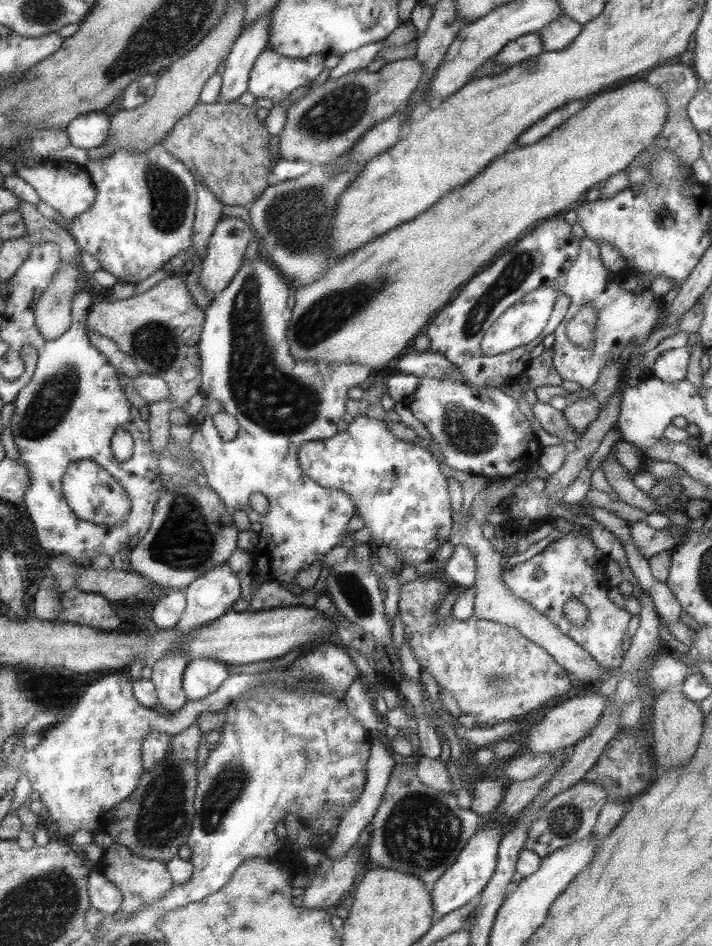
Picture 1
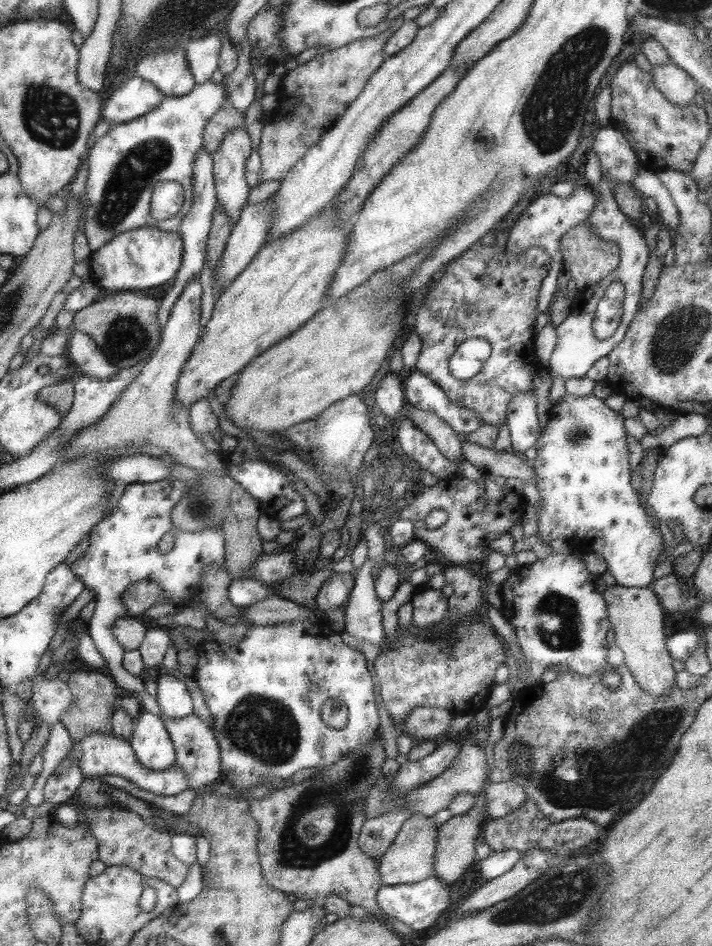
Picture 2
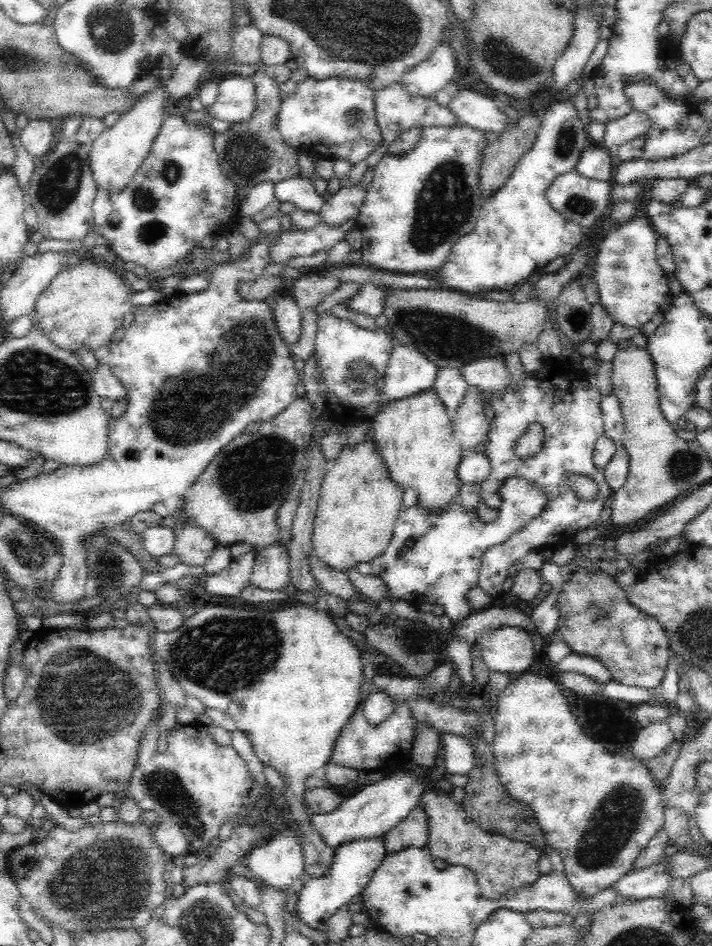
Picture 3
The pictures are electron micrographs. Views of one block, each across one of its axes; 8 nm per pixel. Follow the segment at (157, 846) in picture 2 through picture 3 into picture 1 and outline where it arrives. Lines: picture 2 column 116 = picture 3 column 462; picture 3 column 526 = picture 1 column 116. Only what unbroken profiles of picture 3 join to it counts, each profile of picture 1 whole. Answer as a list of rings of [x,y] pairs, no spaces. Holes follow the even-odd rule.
[[[117,844],[109,846],[105,850],[101,862],[95,864],[93,868],[97,872],[105,874],[105,878],[109,882],[113,882],[123,896],[123,902],[121,902],[119,910],[113,914],[113,918],[125,918],[125,916],[131,918],[133,914],[145,910],[149,904],[155,904],[157,900],[161,900],[167,894],[167,890],[173,888],[173,880],[171,880],[171,876],[167,872],[167,866],[163,862],[149,860],[149,858],[139,858],[131,850],[127,850],[125,846],[117,846]]]

